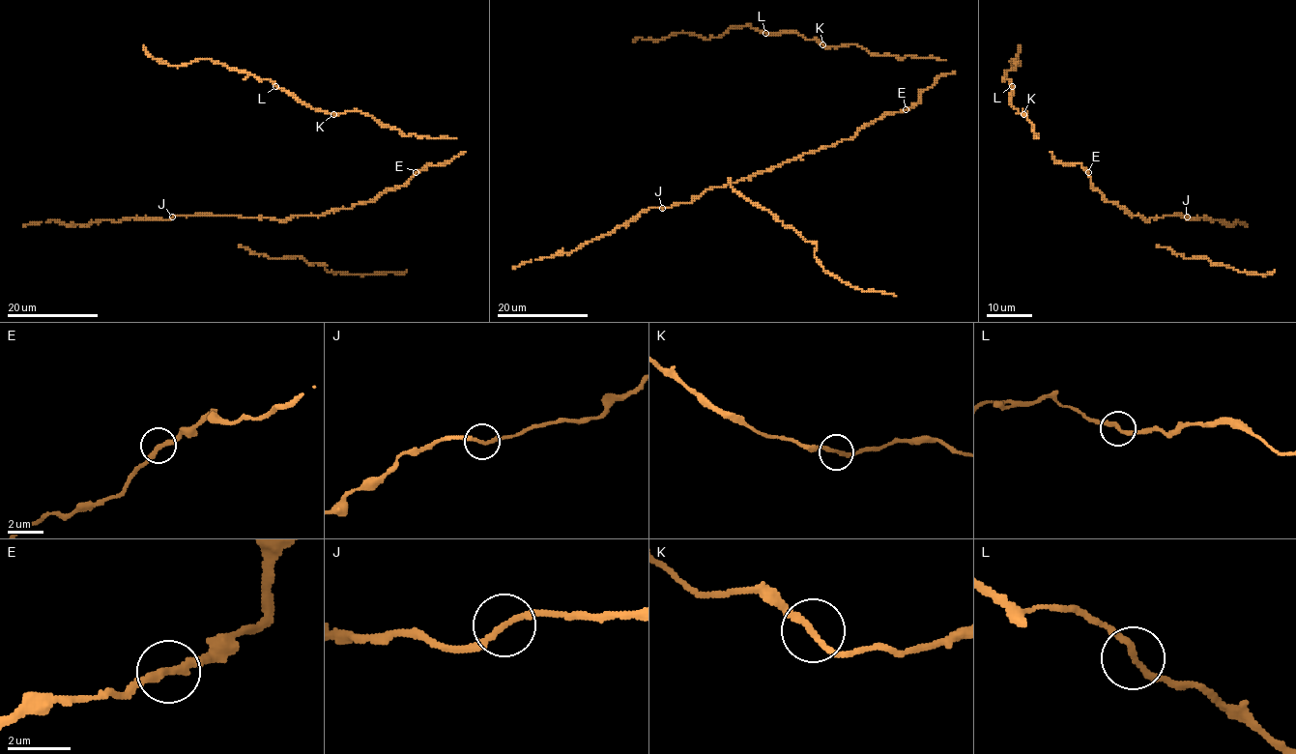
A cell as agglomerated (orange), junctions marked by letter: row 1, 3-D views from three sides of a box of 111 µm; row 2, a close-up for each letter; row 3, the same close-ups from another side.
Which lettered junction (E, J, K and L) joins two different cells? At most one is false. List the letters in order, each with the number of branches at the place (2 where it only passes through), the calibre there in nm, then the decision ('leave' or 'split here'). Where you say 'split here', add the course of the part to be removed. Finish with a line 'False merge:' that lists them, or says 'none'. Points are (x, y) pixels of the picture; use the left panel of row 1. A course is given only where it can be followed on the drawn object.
E: branches 2; calibre 260 nm; leave
J: branches 2; calibre 190 nm; leave
K: branches 2; calibre 190 nm; leave
L: branches 2; calibre 200 nm; leave
False merge: none

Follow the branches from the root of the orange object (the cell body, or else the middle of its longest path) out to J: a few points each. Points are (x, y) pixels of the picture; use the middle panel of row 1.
J: (906, 109), (880, 116), (862, 127), (852, 137), (802, 154), (727, 186), (707, 188), (690, 202), (662, 208)

